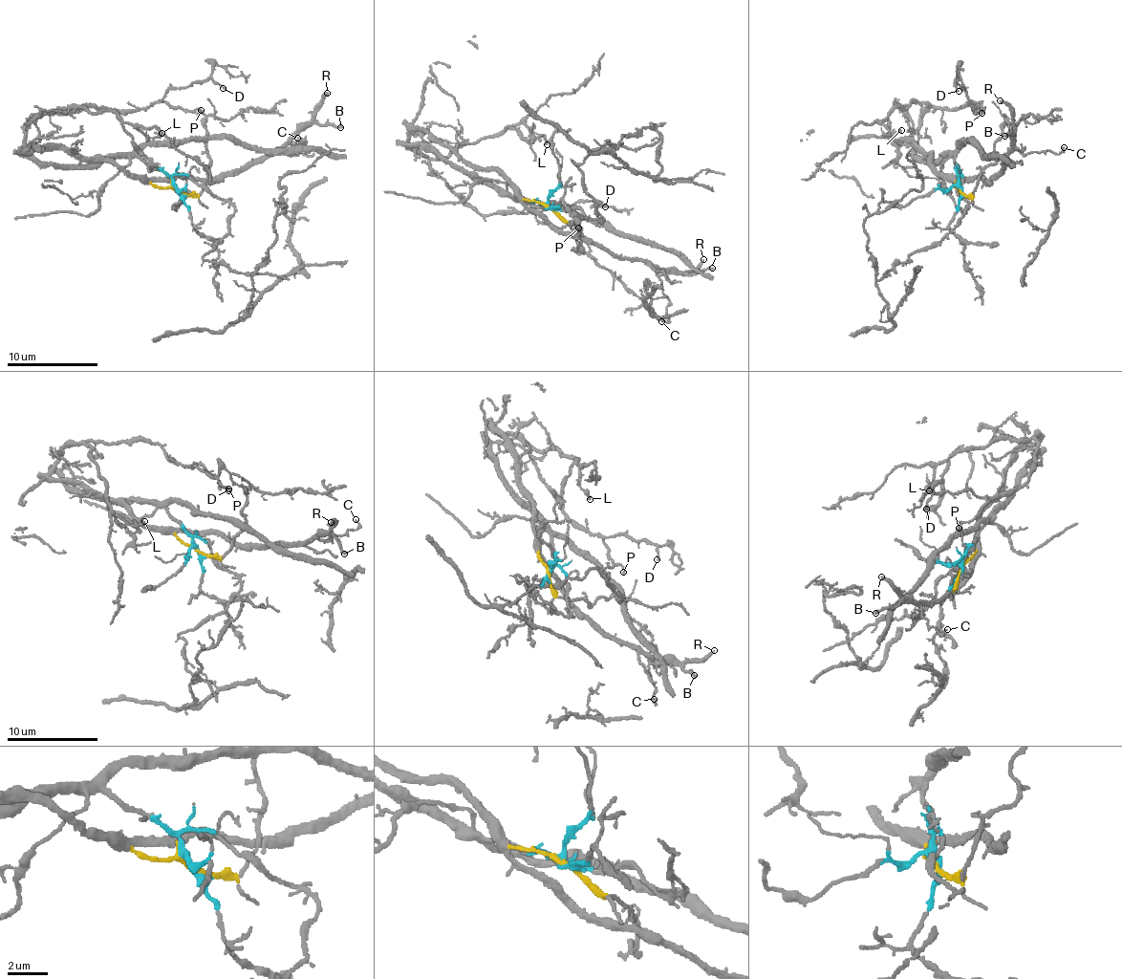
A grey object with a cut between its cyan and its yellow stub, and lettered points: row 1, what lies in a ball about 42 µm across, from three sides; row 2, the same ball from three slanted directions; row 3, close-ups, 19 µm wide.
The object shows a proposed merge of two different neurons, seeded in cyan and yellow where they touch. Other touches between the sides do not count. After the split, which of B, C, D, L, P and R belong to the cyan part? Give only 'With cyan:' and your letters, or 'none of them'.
With cyan: none of them

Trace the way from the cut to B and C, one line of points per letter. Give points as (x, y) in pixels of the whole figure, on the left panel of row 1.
B: (176, 189), (198, 193), (207, 182), (213, 184), (254, 160), (269, 158), (314, 123), (341, 128)
C: (176, 189), (198, 193), (207, 182), (229, 176), (254, 160), (274, 155), (287, 143), (303, 144), (297, 137)

